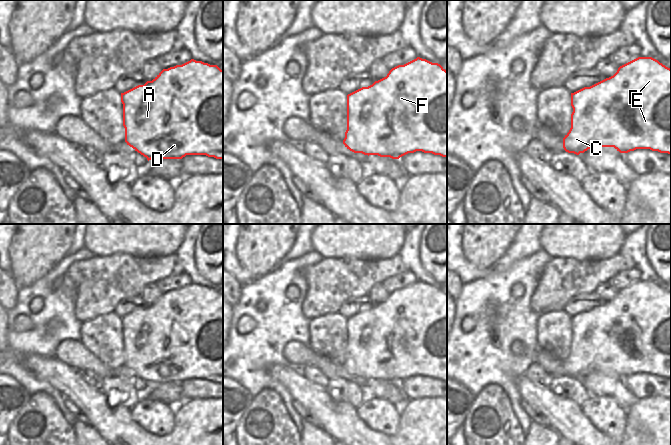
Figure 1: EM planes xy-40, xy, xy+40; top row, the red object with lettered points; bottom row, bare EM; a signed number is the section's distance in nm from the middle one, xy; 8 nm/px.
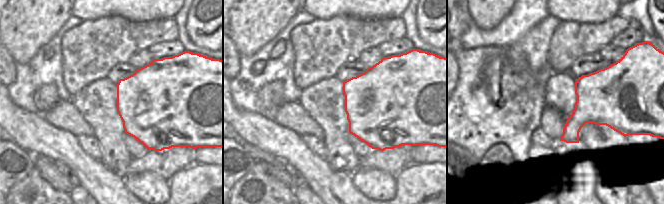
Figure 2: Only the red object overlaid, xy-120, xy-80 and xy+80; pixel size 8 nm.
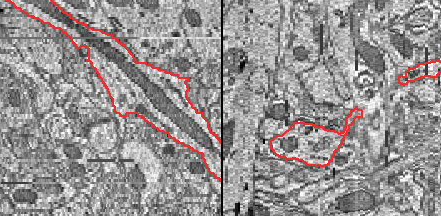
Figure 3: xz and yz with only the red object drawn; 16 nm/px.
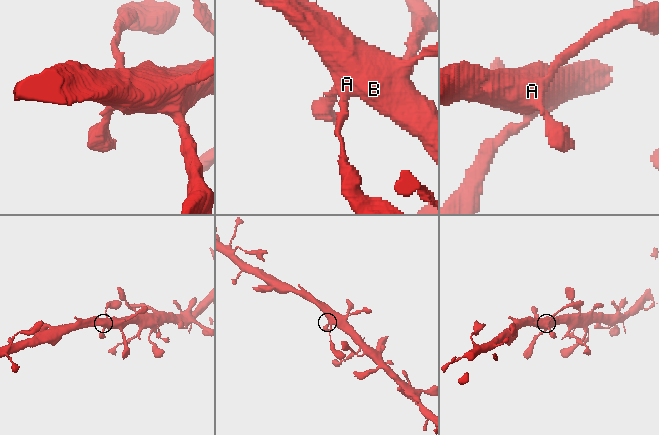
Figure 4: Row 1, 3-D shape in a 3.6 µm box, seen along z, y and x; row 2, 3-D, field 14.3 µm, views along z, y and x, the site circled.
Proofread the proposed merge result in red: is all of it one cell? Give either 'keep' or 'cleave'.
keep

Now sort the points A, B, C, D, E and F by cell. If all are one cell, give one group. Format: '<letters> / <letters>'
A B C D E F

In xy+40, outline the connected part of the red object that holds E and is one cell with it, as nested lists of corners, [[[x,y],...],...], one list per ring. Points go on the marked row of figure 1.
[[[638,57],[617,72],[590,87],[571,93],[571,128],[563,138],[563,148],[579,155],[592,147],[614,147],[620,153],[650,149],[671,155],[671,69],[652,57]]]

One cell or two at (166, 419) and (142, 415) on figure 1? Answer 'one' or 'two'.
one

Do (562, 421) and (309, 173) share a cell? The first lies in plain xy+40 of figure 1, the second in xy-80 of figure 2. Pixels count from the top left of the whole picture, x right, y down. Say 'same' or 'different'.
same

